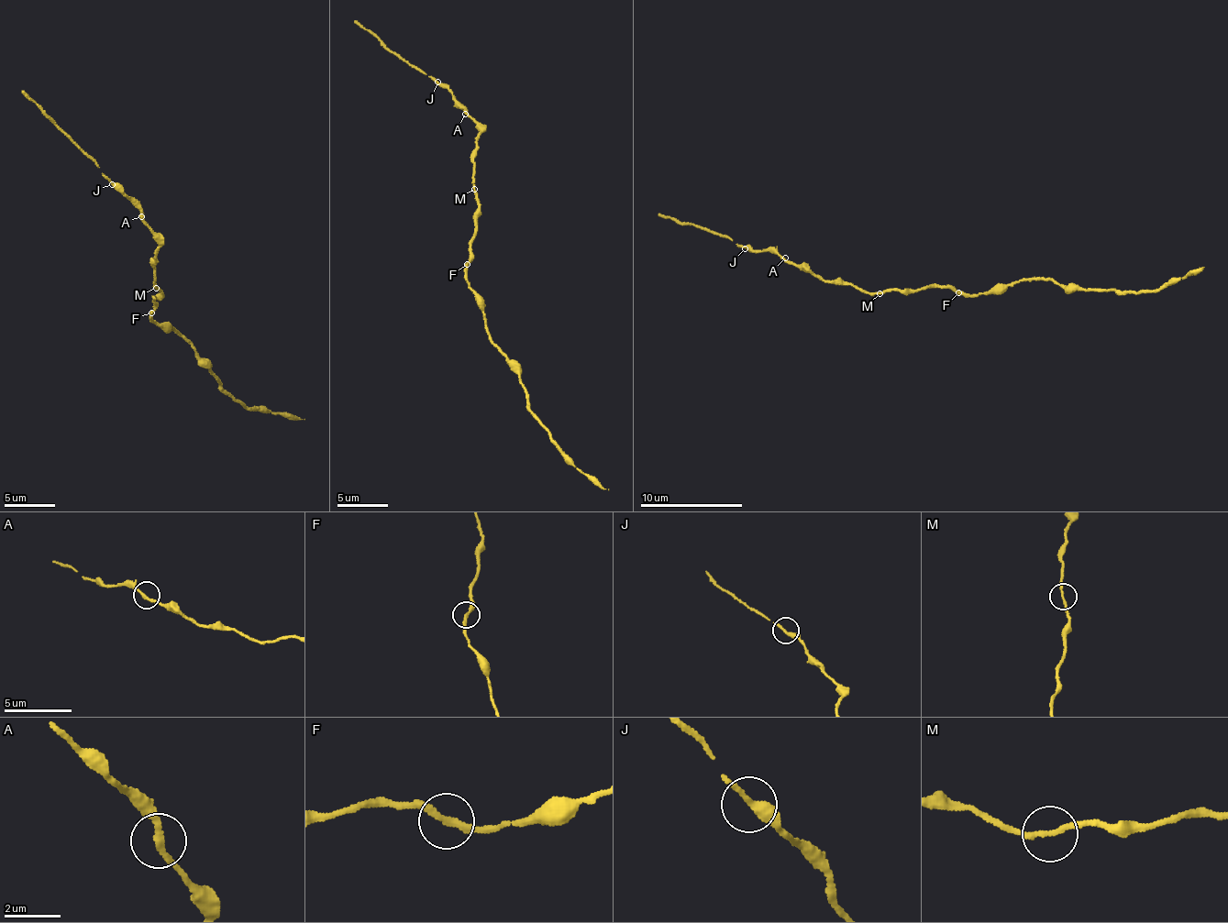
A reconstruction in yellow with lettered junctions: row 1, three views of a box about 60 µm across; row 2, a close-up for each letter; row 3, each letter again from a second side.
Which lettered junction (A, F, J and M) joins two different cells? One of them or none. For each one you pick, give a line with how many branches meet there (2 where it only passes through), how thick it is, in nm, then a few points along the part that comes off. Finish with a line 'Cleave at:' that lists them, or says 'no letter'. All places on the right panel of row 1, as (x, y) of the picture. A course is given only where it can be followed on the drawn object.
Cleave at: no letter

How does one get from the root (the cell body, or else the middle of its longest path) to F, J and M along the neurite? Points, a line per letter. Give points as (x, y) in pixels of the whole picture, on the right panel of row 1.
F: (922, 291), (930, 287), (953, 287), (958, 293)
J: (922, 291), (861, 292), (851, 285), (825, 282), (769, 251), (755, 252), (745, 248)
M: (922, 291), (889, 290), (879, 294)

